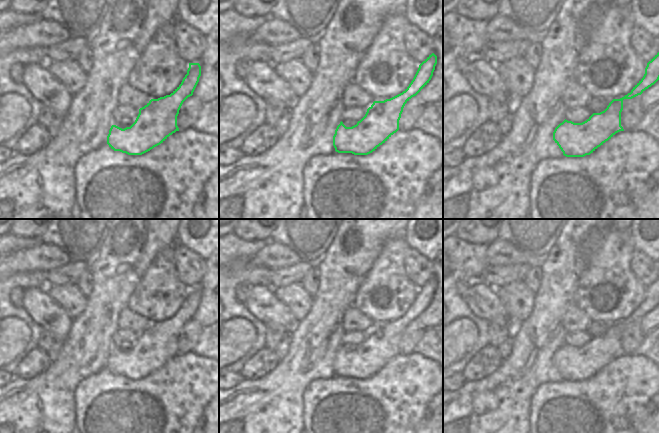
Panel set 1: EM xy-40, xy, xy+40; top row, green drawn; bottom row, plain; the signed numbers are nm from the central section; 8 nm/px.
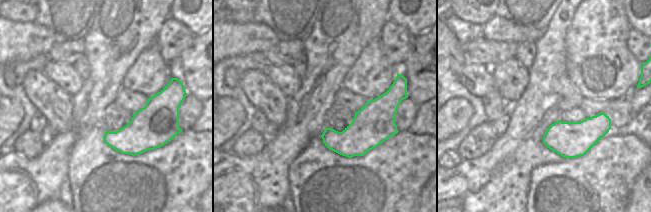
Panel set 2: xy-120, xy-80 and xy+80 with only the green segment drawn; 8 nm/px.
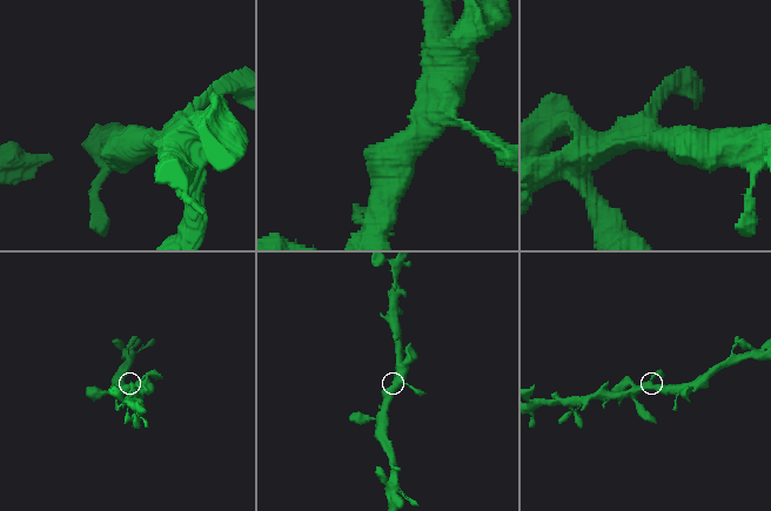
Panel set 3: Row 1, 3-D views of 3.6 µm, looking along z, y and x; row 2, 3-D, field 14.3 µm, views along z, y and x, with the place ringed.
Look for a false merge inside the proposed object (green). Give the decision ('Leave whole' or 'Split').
Leave whole.

